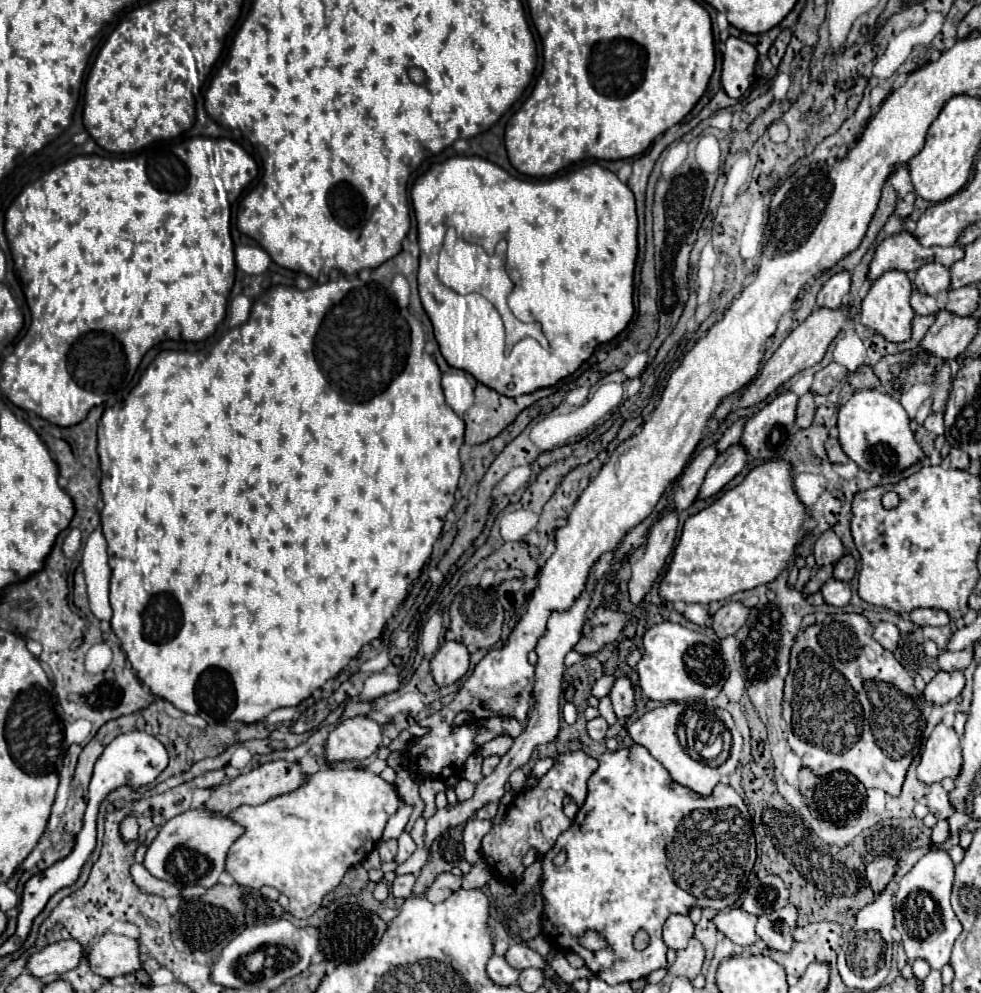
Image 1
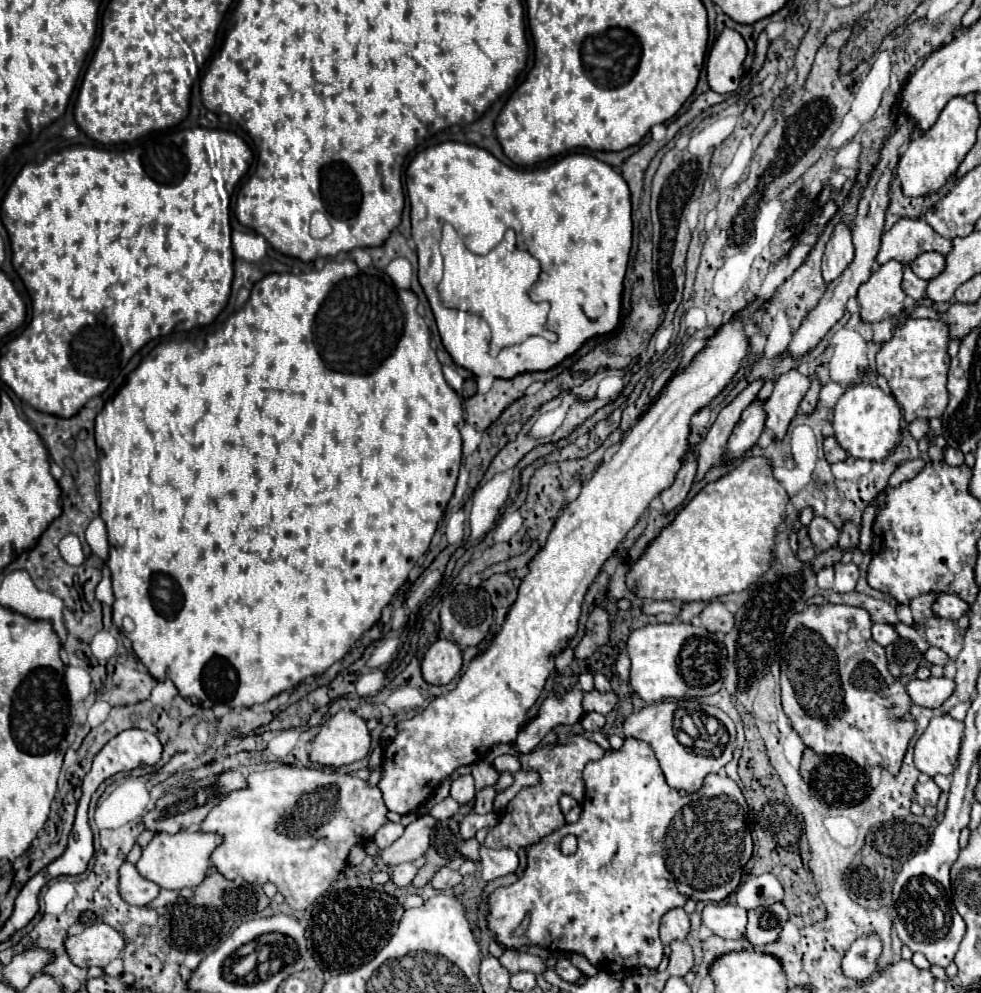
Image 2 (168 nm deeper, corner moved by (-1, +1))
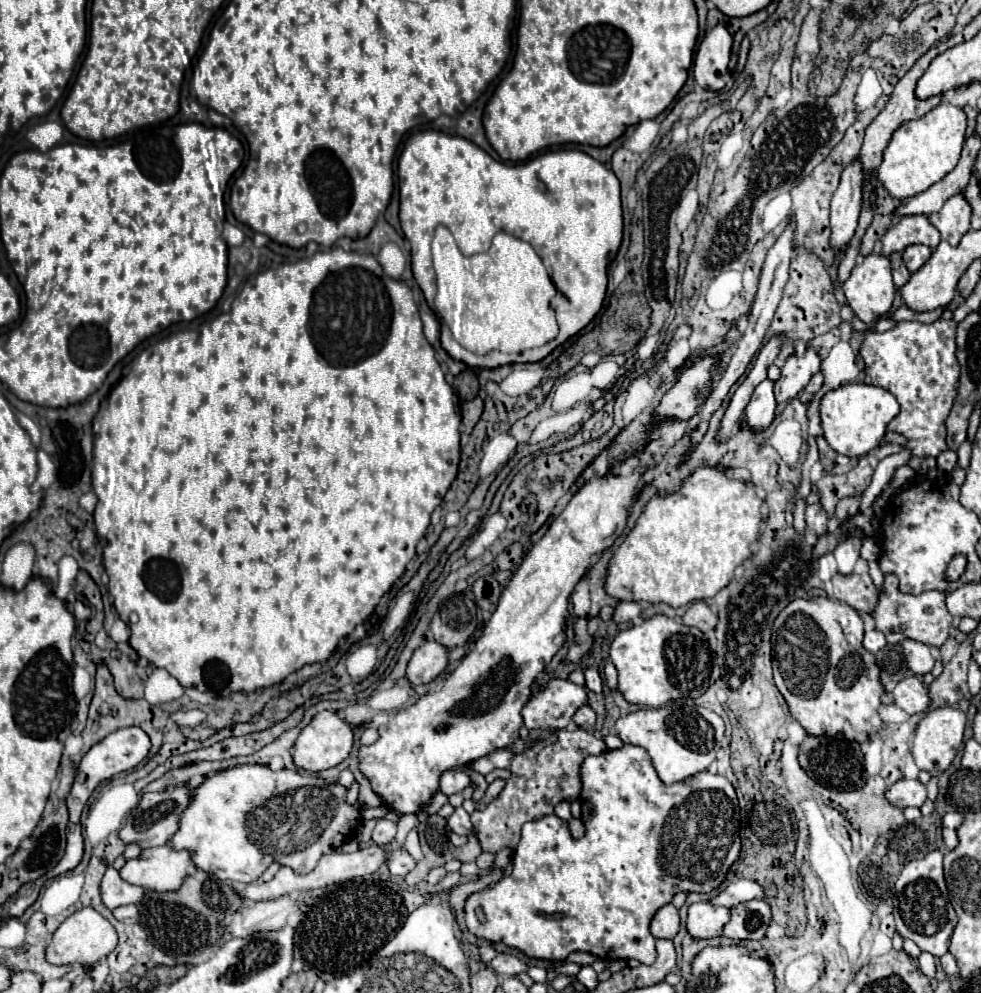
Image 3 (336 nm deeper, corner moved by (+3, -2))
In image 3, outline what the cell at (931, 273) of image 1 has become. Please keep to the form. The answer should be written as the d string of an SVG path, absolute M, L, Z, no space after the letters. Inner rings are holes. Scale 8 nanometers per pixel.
M914 244L914 246L908 246L904 252L902 252L902 258L906 262L906 268L910 272L916 272L918 268L924 266L924 262L930 258L932 254L932 248L928 246L922 246L922 244Z

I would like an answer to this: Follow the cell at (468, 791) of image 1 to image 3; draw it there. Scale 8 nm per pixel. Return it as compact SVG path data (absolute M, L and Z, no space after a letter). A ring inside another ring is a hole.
M446 770L440 776L440 792L444 792L446 796L462 792L468 784L470 784L470 778L464 770Z

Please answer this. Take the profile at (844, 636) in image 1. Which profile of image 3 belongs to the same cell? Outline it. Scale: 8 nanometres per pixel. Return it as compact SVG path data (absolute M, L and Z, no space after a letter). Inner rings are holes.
M796 598L790 602L772 624L772 666L774 684L790 706L790 714L804 726L812 736L838 736L846 740L864 742L868 736L882 730L882 720L878 716L880 696L884 692L880 684L880 670L876 666L874 654L862 648L864 626L854 608L832 598Z

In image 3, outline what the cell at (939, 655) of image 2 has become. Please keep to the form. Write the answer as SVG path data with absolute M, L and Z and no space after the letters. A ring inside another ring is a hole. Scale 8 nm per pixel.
M906 638L900 642L902 644L902 650L904 650L904 656L906 656L906 662L908 662L908 668L914 672L914 674L926 674L932 670L934 666L934 658L932 658L932 652L926 644L922 642L916 642L912 638Z

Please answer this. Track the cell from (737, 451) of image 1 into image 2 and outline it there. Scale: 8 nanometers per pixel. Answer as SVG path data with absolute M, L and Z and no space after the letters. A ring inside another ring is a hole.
M754 401L744 409L738 425L734 427L734 431L732 431L730 439L728 439L726 453L724 453L726 463L742 457L746 451L750 451L756 445L760 433L764 431L764 419L766 419L762 405L764 403Z

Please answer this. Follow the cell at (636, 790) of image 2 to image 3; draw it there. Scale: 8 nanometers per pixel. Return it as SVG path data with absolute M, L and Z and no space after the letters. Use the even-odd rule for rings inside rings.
M622 746L620 750L606 750L604 754L598 756L588 756L582 764L582 822L586 826L586 834L580 840L574 840L570 832L568 822L560 819L556 814L542 816L538 820L530 820L522 826L522 838L518 846L514 848L512 856L512 874L502 878L494 888L484 890L484 892L474 892L464 904L464 920L468 932L472 932L476 938L494 942L494 944L506 944L510 948L516 948L524 952L528 958L540 958L540 960L550 960L550 962L562 962L568 958L572 952L590 952L602 960L638 960L642 964L652 964L656 960L656 948L654 948L654 936L650 934L648 926L652 916L656 914L658 908L668 904L676 892L712 892L716 890L722 880L728 874L728 868L738 860L740 854L740 808L736 800L734 786L728 782L728 778L720 774L710 774L710 772L698 772L694 778L686 778L686 782L676 782L672 786L666 786L652 762L646 750L642 746ZM476 906L482 908L482 918L476 918Z

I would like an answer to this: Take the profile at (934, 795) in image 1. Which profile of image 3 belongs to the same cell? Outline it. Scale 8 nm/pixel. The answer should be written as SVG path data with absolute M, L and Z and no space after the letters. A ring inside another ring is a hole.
M908 778L894 782L884 794L886 794L888 802L898 806L898 808L906 808L906 806L918 806L920 808L926 800L924 784L920 780L908 780Z

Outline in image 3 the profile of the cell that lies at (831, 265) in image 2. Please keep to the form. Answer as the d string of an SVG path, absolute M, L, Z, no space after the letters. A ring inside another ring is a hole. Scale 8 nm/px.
M856 158L842 172L840 184L832 196L830 226L832 226L834 250L846 250L858 226L858 216L860 216L860 206L862 206L862 180L864 180L862 162L860 158Z

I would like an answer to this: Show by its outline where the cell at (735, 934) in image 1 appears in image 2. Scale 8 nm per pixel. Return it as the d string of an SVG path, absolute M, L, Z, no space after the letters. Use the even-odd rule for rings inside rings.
M710 903L702 911L702 923L724 939L744 939L746 919L746 909L732 903Z

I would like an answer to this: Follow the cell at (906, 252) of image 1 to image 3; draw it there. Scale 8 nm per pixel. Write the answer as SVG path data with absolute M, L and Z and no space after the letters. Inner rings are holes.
M904 216L882 236L882 242L882 254L890 256L892 252L902 252L910 244L926 244L936 248L940 244L940 234L930 224L928 216Z

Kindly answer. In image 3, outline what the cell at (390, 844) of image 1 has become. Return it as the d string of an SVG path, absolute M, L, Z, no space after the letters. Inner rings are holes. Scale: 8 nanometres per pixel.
M382 818L382 820L376 822L376 828L374 828L374 832L372 832L372 840L374 840L378 846L384 846L384 844L392 842L394 836L396 836L396 824L394 824L394 822L390 822L390 820L386 820L386 818Z

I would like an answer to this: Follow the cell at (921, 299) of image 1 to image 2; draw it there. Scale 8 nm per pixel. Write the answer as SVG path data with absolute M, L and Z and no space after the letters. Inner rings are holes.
M910 267L904 269L902 289L904 289L904 293L906 293L908 297L912 297L912 299L916 299L916 301L920 301L920 299L926 297L926 281L922 281L920 277L916 277Z

